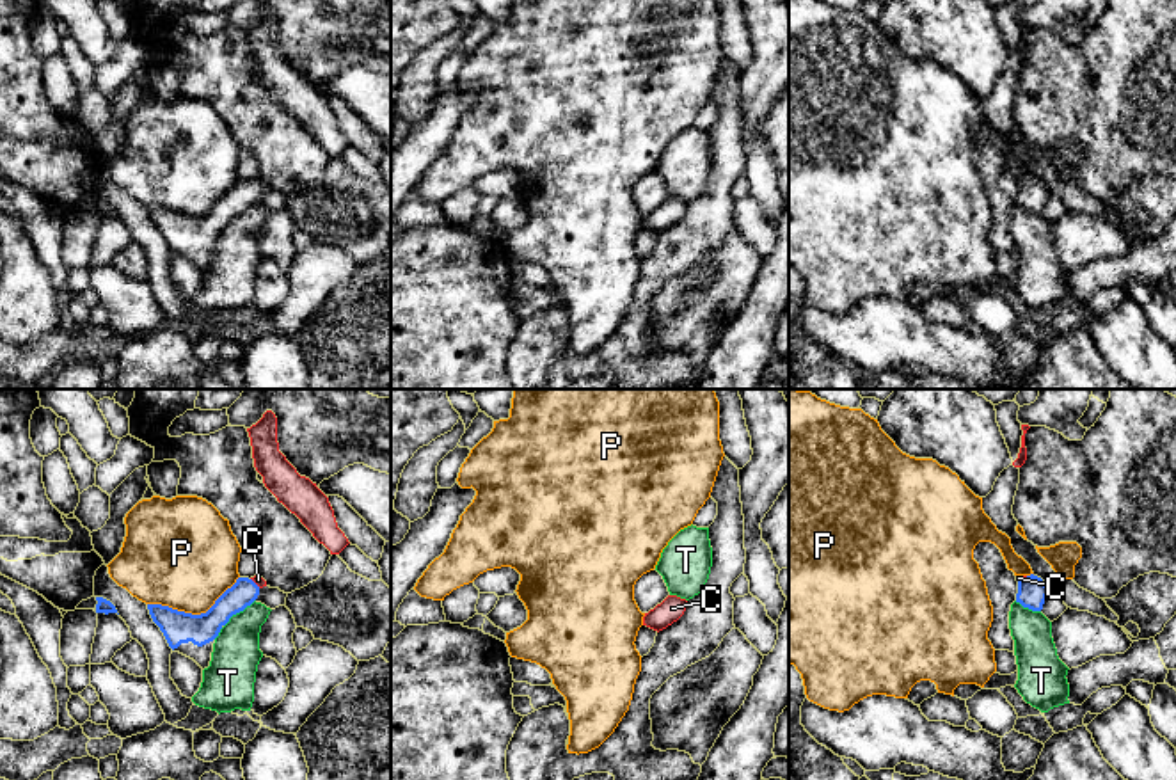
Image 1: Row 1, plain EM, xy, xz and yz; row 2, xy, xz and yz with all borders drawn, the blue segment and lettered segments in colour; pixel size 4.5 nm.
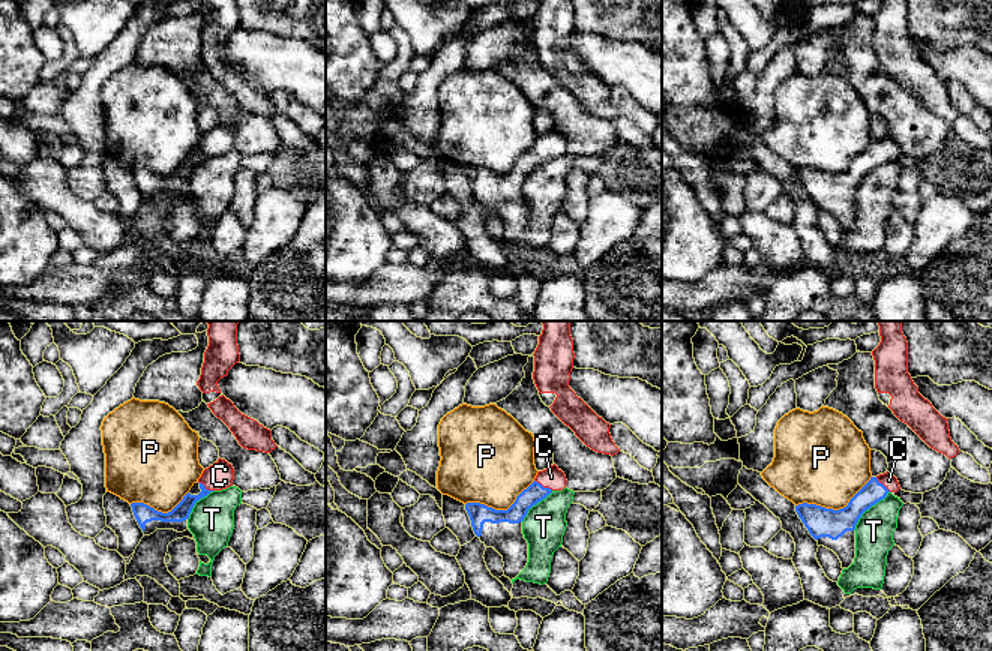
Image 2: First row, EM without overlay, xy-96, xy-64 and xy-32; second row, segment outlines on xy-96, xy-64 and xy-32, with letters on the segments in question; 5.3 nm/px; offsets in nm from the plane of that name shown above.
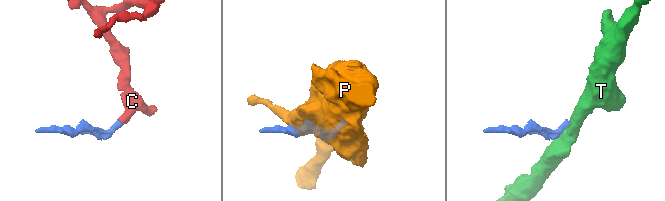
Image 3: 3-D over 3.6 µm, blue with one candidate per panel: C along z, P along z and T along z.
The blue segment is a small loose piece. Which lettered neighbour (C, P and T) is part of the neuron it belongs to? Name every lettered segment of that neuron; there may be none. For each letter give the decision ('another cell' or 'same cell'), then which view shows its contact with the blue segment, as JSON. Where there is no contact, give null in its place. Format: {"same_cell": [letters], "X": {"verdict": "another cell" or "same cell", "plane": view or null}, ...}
{"same_cell": ["C"], "C": {"verdict": "same cell", "plane": "xy"}, "P": {"verdict": "another cell", "plane": "xy"}, "T": {"verdict": "another cell", "plane": "xy"}}

